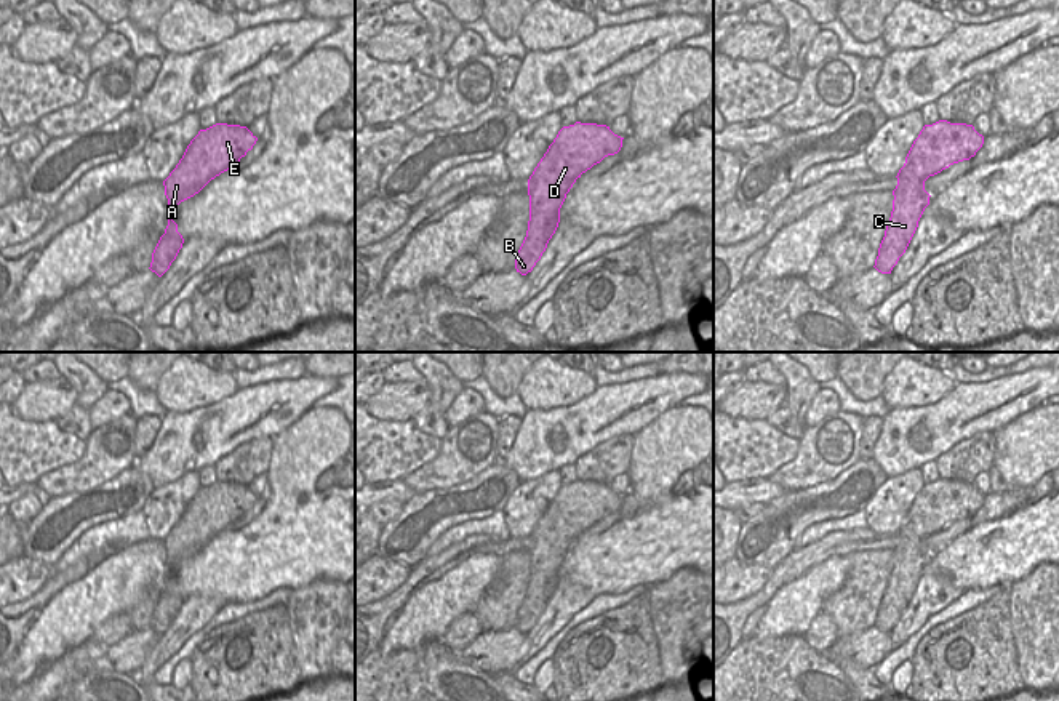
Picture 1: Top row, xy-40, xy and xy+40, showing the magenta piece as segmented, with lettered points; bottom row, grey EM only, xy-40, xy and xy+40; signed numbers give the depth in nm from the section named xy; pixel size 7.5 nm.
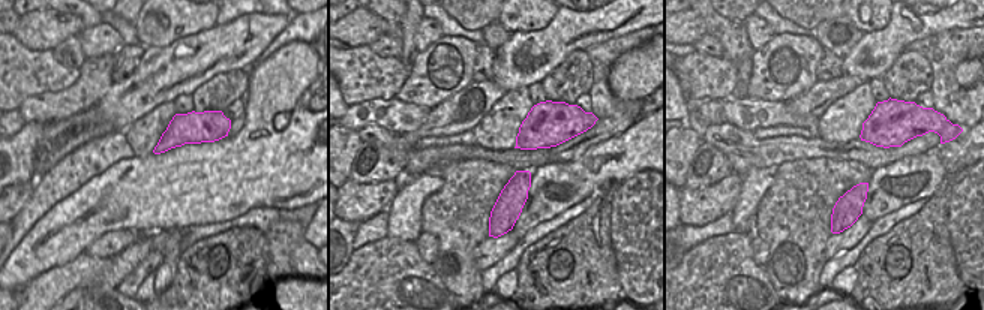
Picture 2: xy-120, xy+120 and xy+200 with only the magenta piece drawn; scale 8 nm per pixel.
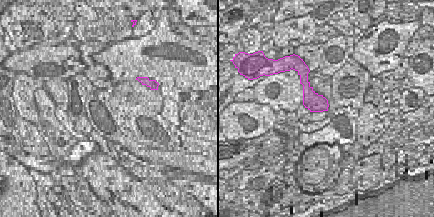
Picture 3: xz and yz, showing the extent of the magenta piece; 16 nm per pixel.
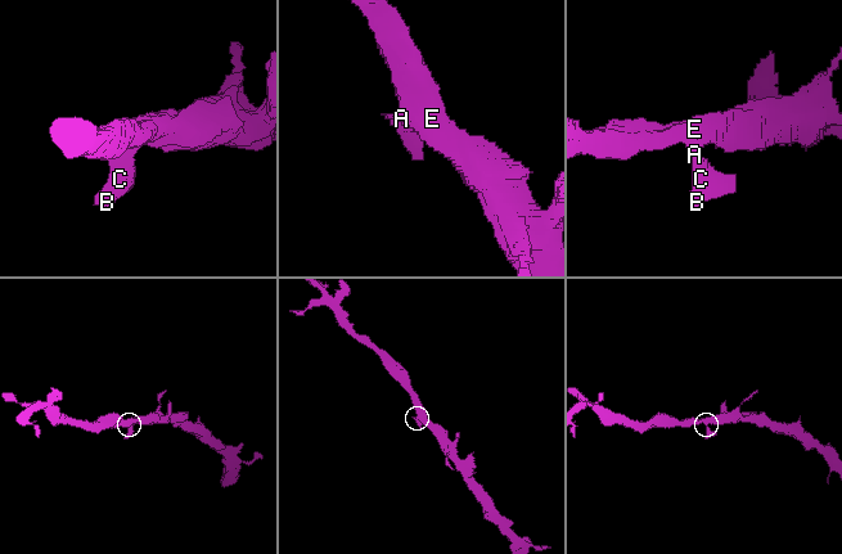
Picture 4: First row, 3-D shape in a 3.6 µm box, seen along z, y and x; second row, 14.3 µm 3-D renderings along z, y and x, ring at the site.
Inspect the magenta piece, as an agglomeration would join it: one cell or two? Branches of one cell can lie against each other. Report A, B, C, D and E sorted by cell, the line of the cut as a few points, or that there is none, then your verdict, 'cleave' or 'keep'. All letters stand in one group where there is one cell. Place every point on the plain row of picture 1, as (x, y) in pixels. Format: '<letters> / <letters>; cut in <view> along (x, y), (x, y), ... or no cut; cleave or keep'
A B C D E; no cut; keep

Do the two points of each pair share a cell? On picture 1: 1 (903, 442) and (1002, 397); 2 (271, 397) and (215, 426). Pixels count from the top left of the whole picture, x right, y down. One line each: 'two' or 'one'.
1: one
2: one

